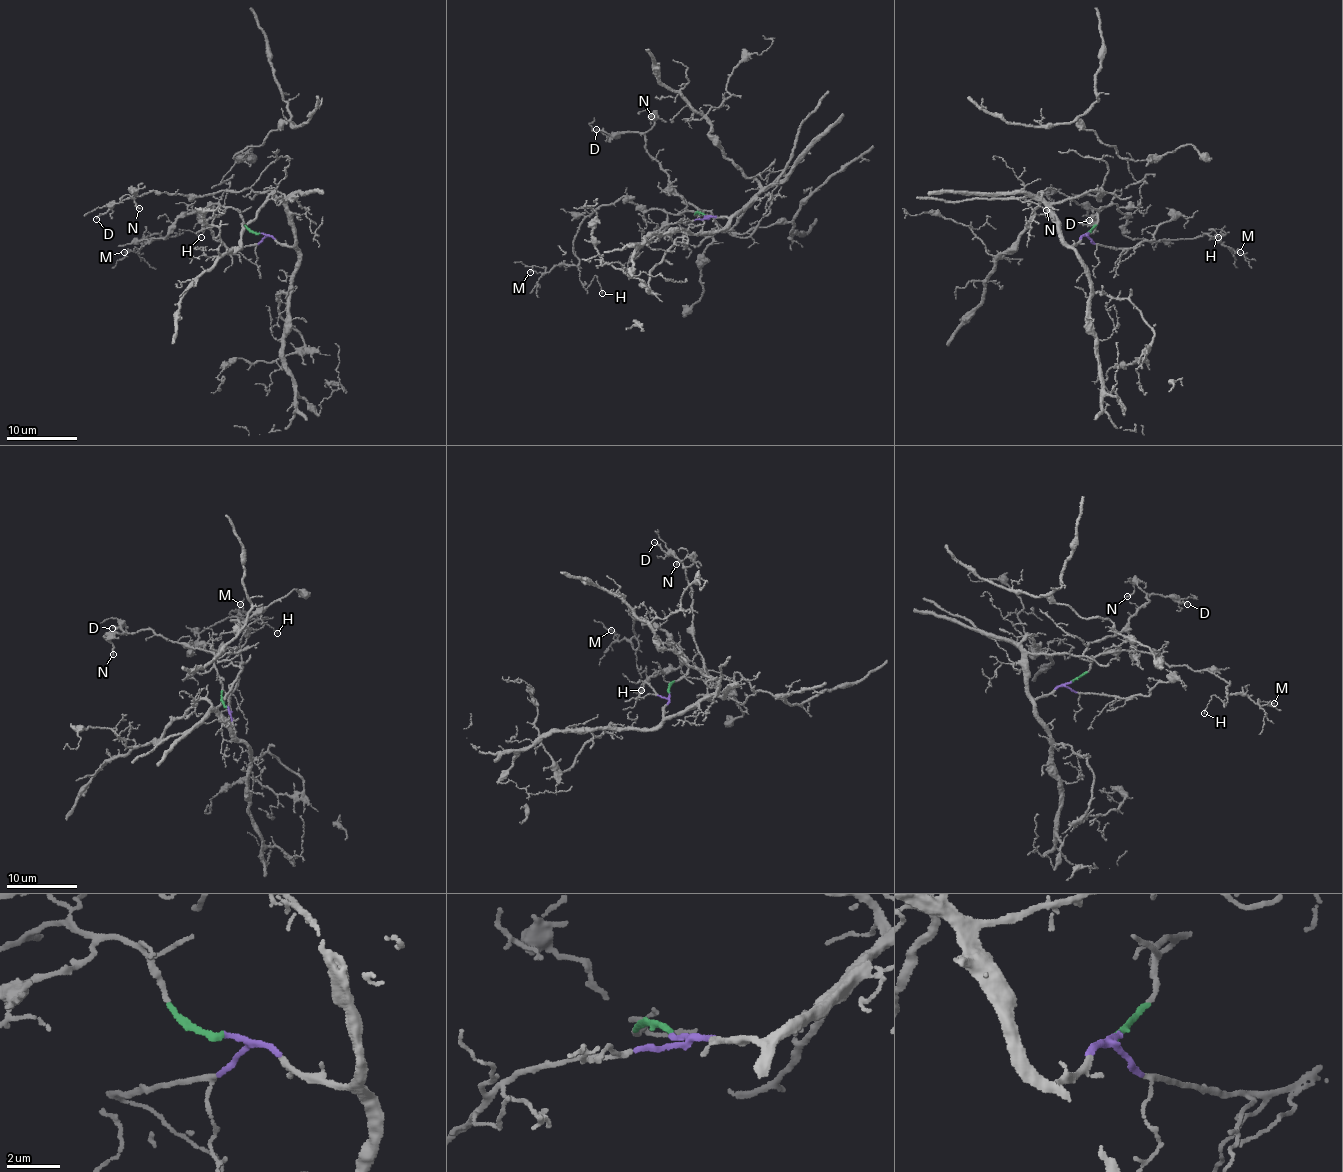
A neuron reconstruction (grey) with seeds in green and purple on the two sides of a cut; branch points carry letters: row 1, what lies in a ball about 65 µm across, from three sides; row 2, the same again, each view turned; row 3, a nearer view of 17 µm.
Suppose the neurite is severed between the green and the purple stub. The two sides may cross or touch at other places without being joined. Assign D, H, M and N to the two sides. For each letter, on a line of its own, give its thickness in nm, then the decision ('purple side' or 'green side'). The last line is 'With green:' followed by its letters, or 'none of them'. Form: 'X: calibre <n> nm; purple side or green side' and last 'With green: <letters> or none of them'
D: calibre 150 nm; purple side
H: calibre 90 nm; green side
M: calibre 110 nm; green side
N: calibre 140 nm; purple side
With green: H, M

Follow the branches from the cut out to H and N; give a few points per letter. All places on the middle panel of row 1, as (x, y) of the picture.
H: (704, 216), (645, 209), (621, 198), (589, 213), (573, 253), (579, 280), (588, 285), (594, 275), (603, 294)
N: (704, 216), (729, 217), (753, 198), (734, 225), (720, 230), (713, 214), (679, 195), (645, 149), (651, 116)

